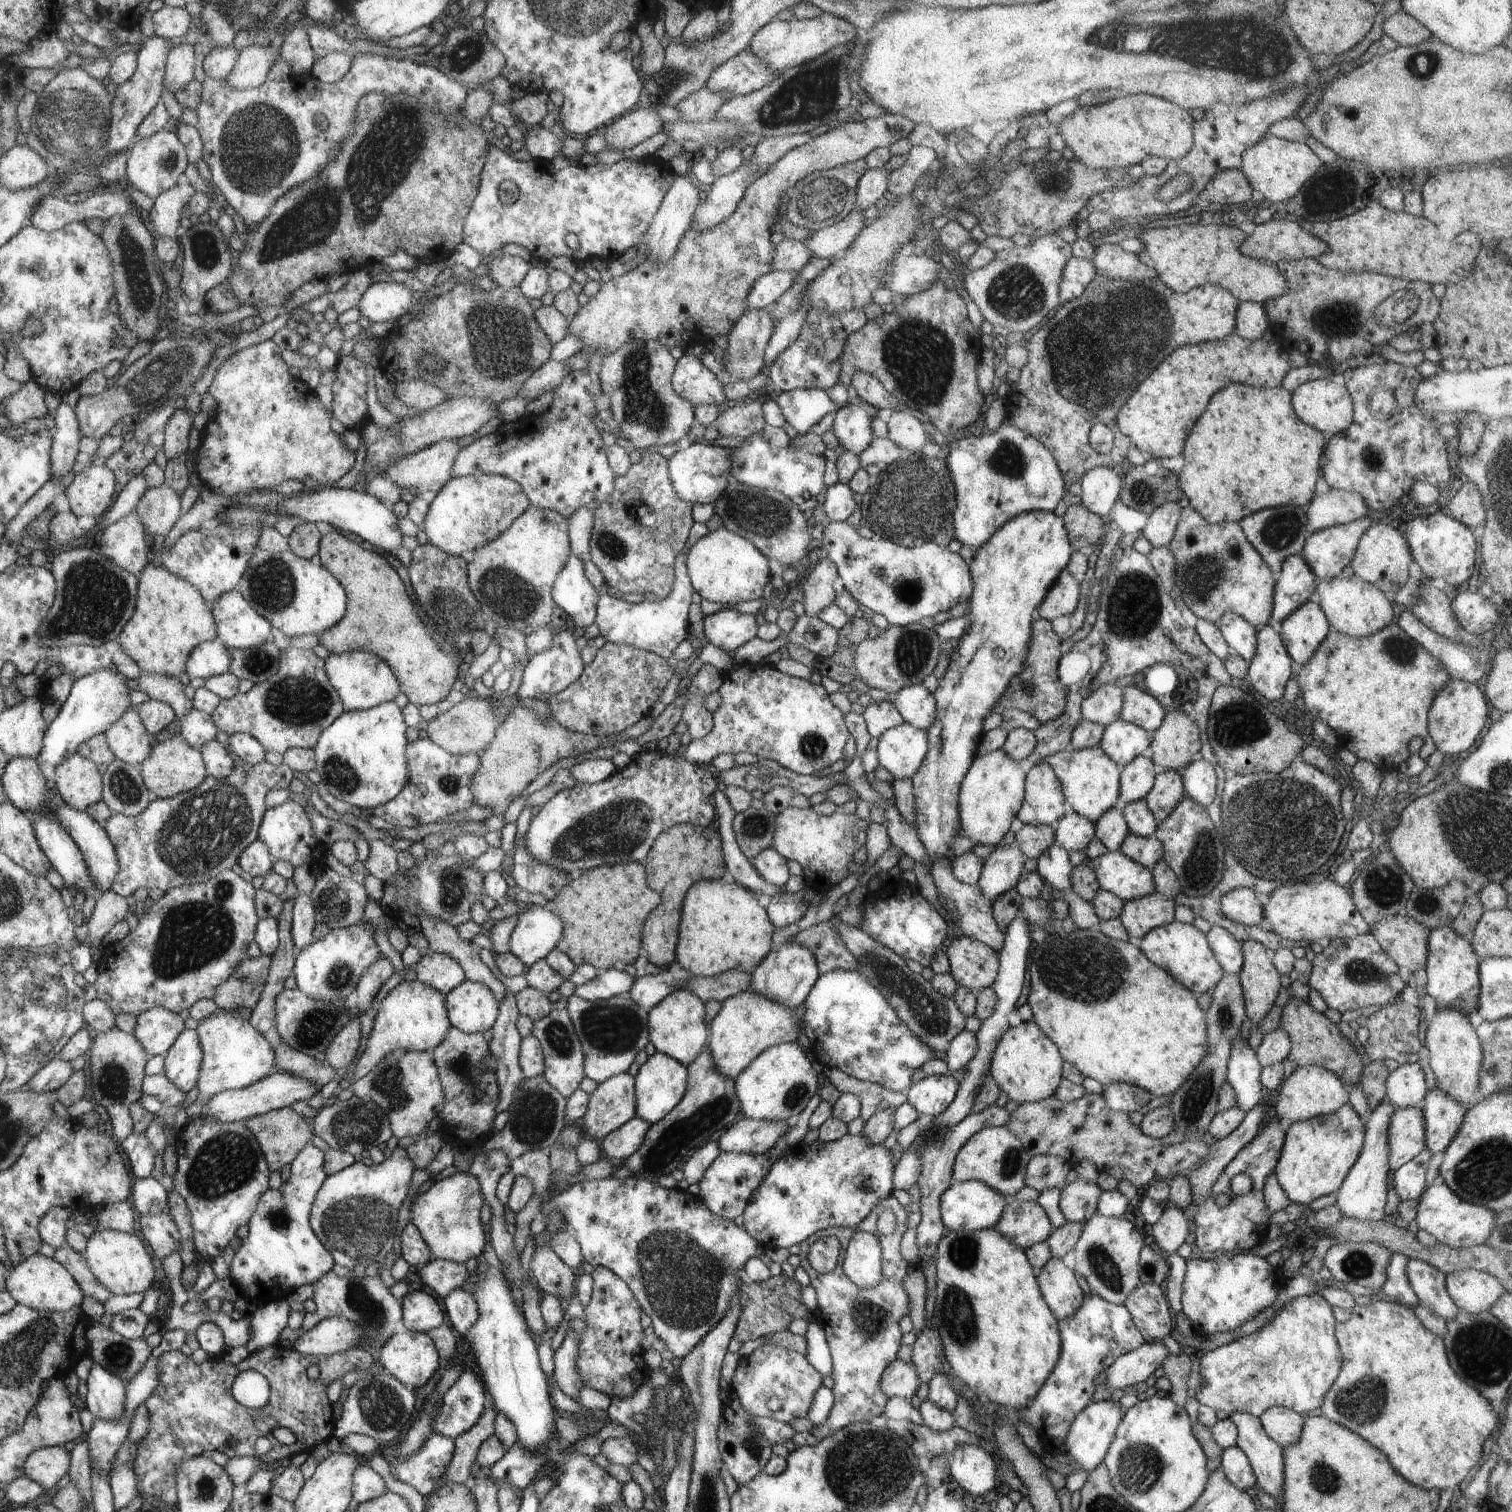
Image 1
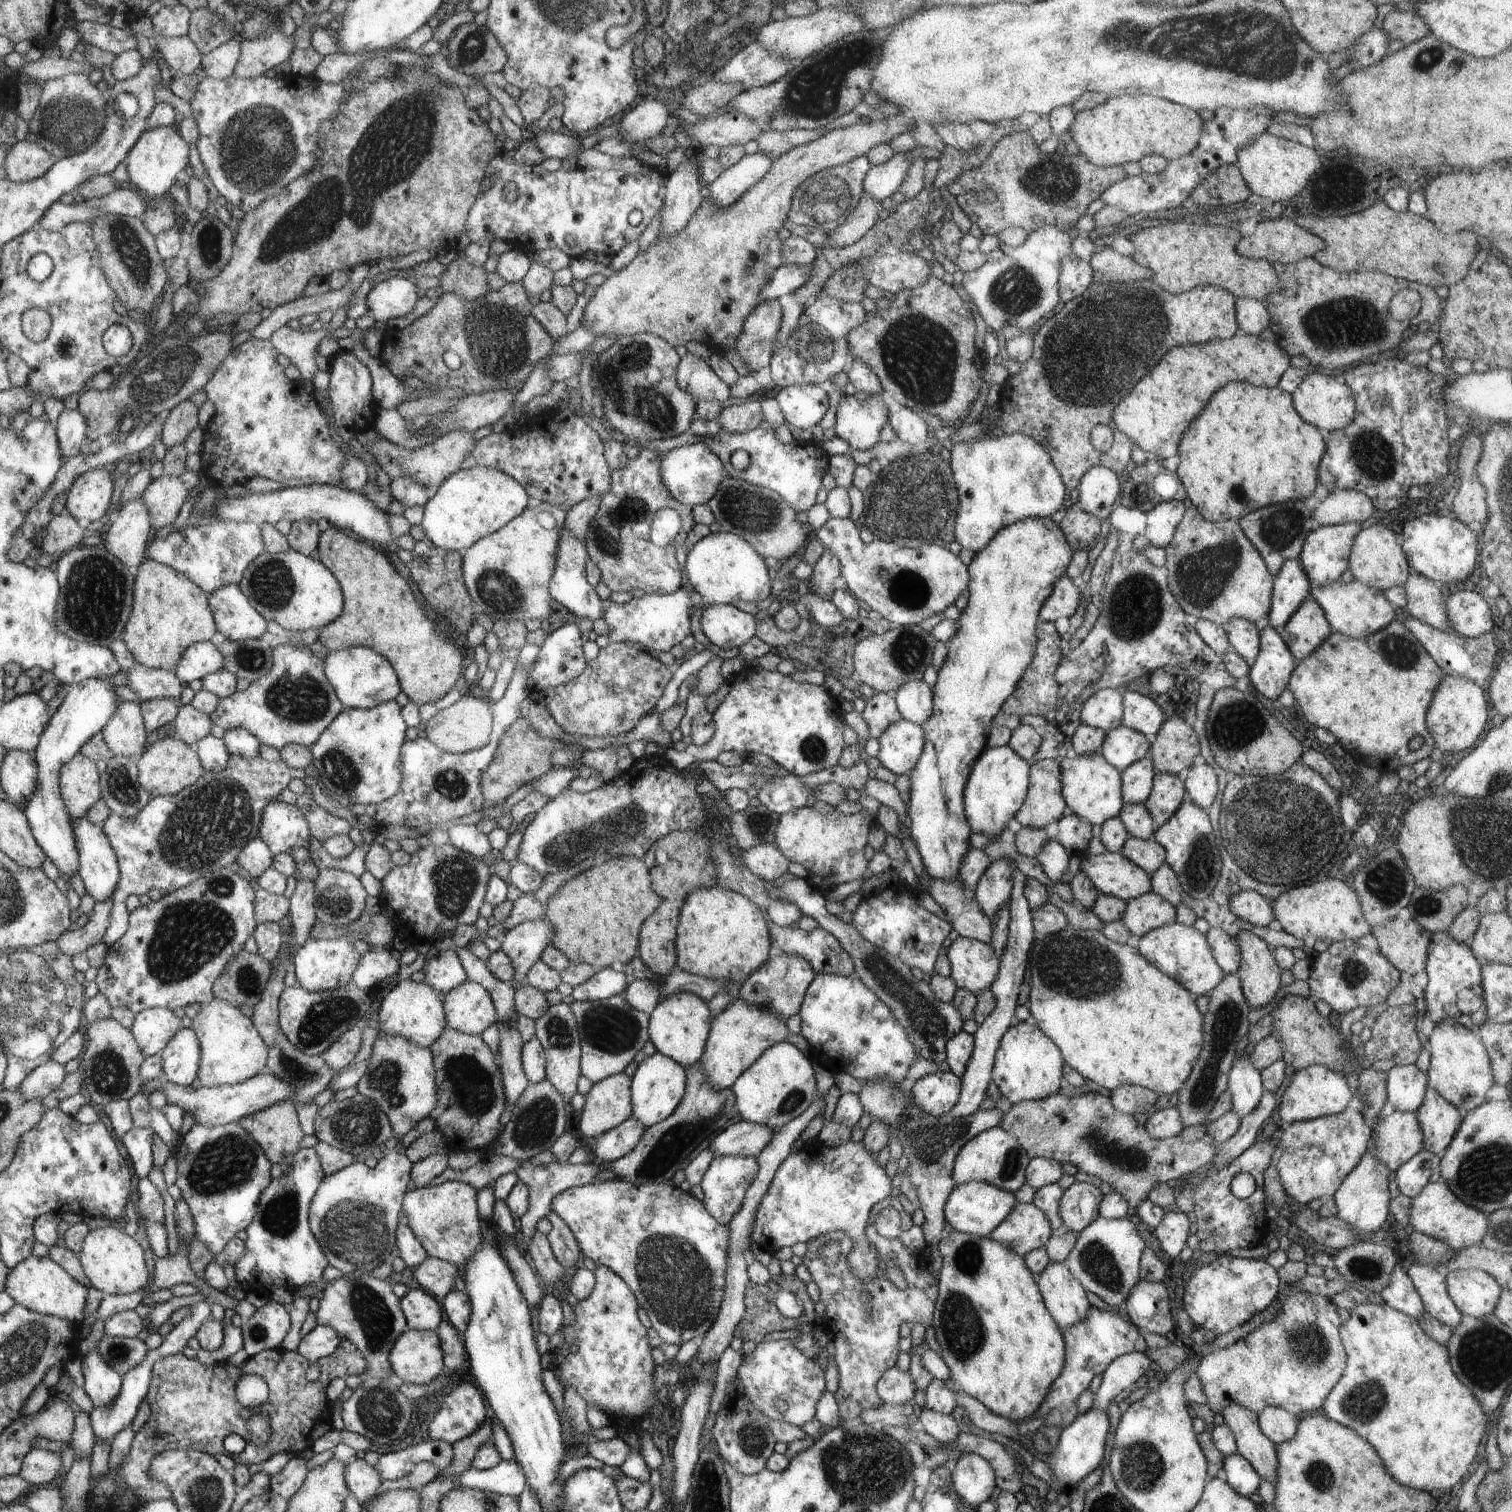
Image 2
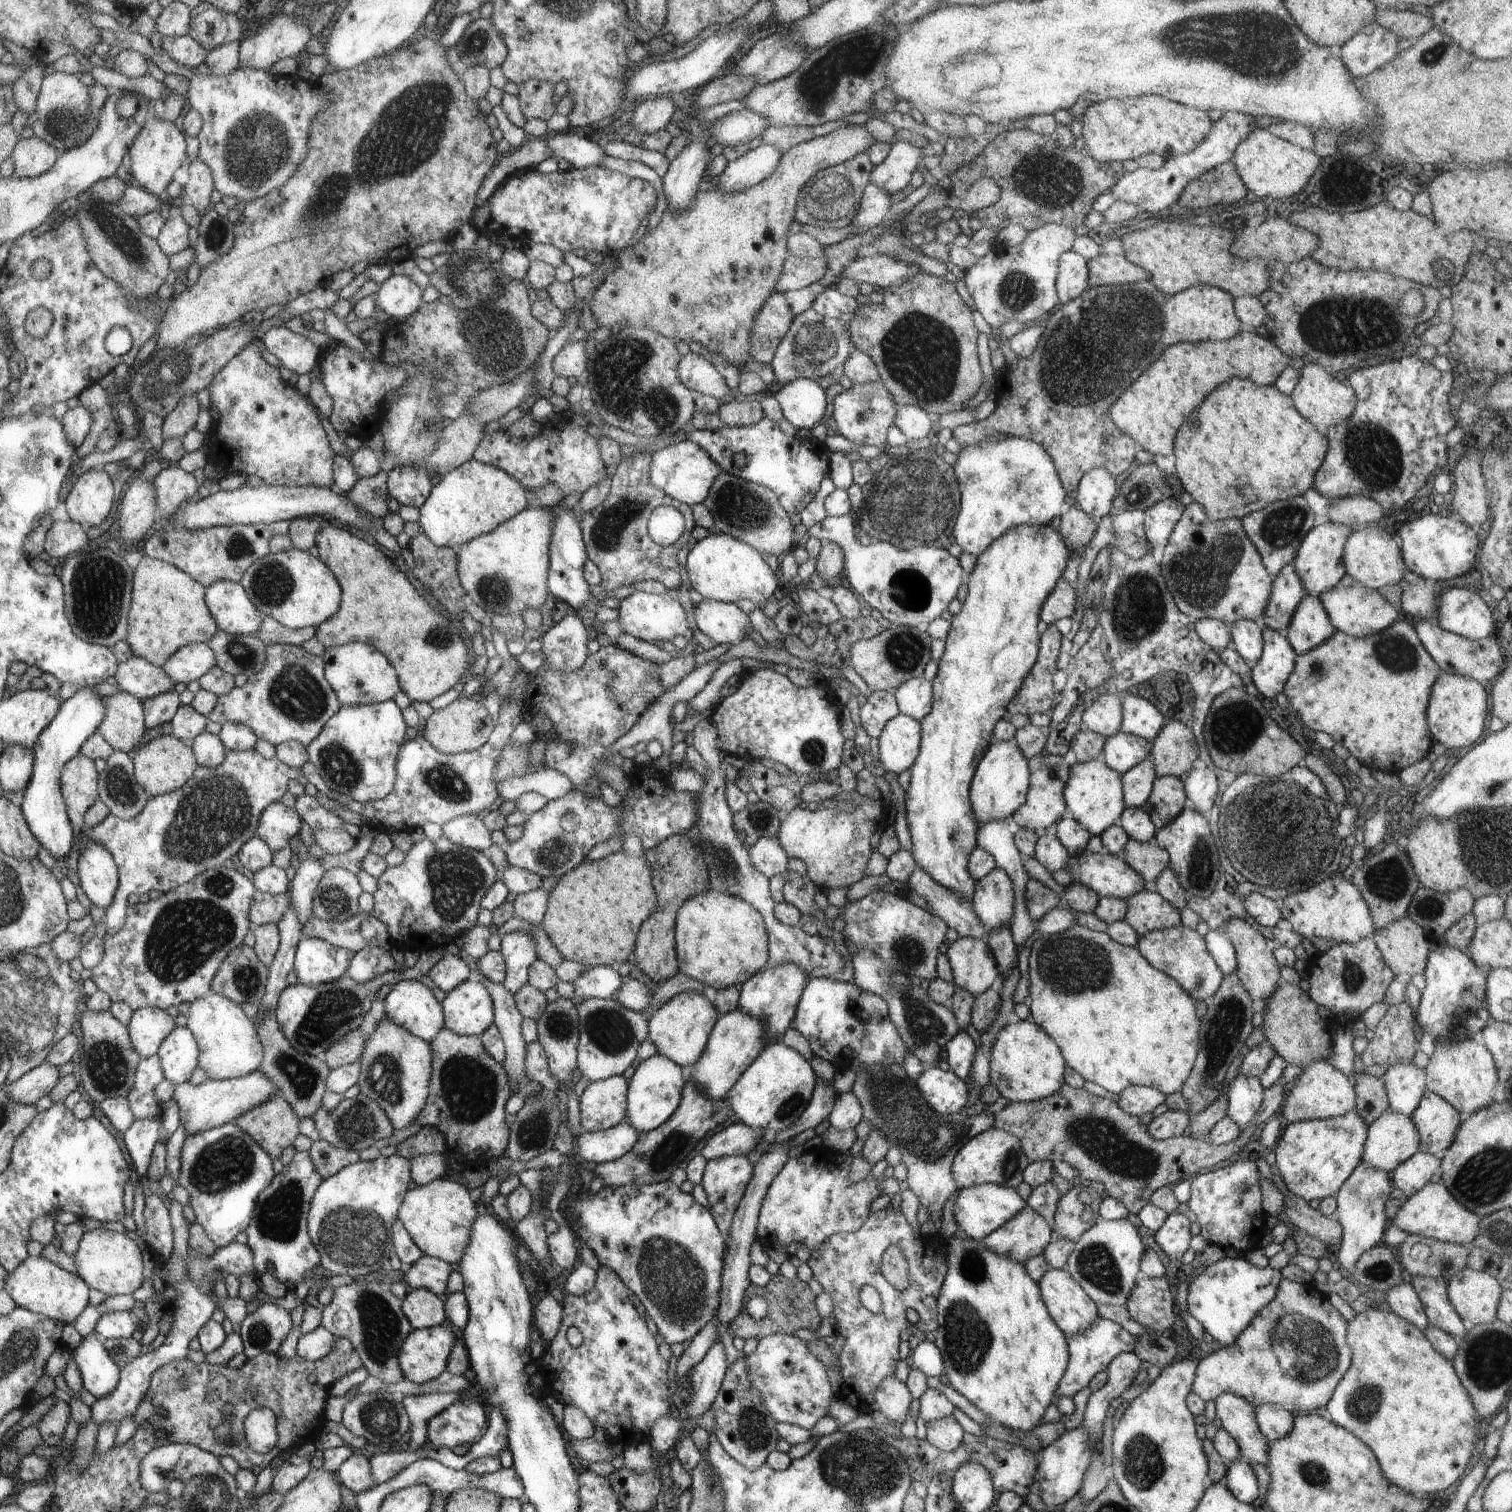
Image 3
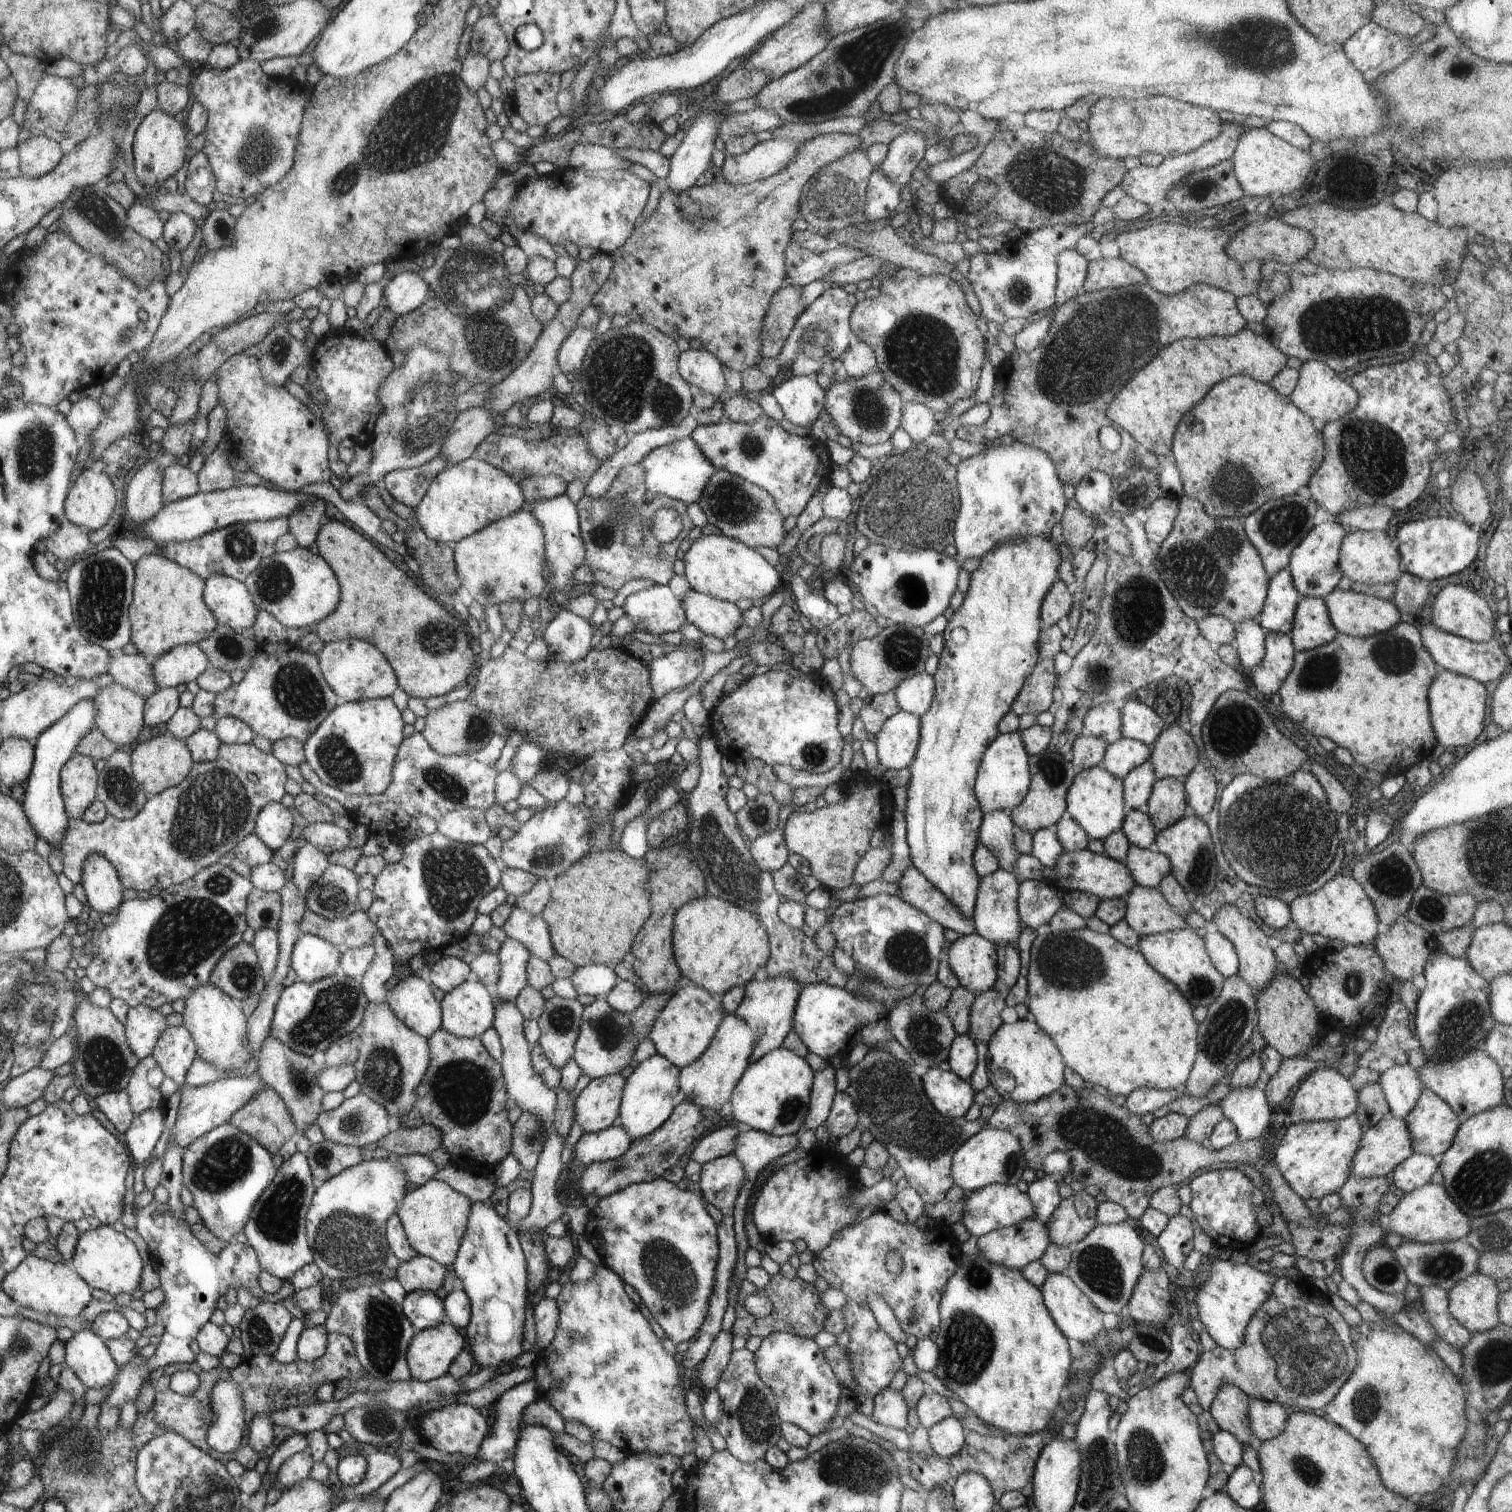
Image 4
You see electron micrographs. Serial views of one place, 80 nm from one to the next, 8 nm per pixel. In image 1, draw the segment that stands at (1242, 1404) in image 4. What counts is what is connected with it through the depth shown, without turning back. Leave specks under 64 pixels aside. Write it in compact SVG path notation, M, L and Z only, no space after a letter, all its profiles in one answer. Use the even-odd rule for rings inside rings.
M1232 1413L1229 1416L1234 1422L1238 1434L1237 1445L1244 1451L1248 1457L1250 1466L1256 1477L1256 1486L1262 1492L1266 1492L1268 1496L1272 1496L1276 1504L1282 1508L1283 1506L1283 1484L1285 1477L1284 1448L1275 1443L1264 1430L1263 1424L1259 1417L1248 1413Z

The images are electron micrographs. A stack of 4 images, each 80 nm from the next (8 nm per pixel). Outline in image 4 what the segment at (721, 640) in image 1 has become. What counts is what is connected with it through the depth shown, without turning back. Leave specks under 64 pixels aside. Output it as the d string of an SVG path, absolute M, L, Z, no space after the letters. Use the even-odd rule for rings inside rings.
M688 590L684 596L684 610L687 610L688 622L702 630L704 635L722 639L723 641L742 626L742 611L728 601Z

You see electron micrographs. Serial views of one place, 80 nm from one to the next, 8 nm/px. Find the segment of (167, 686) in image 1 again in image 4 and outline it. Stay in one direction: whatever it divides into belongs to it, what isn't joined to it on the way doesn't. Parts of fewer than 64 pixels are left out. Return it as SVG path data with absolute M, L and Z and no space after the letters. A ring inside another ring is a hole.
M122 651L112 653L111 657L108 674L117 684L130 688L145 698L160 690L152 678L152 658L139 653L128 656Z

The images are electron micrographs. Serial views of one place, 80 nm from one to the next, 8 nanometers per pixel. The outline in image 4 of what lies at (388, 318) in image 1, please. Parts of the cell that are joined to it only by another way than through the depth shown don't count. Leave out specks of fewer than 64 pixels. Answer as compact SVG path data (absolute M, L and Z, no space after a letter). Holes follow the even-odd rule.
M402 272L395 275L384 288L384 308L389 308L396 316L418 309L428 297L435 297L422 274Z

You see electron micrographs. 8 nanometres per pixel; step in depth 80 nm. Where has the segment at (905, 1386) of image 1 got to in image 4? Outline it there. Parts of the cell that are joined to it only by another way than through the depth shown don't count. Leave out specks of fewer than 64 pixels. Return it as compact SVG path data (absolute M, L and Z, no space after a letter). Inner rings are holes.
M884 1388L873 1398L871 1418L884 1426L904 1430L907 1427L907 1406L899 1389Z

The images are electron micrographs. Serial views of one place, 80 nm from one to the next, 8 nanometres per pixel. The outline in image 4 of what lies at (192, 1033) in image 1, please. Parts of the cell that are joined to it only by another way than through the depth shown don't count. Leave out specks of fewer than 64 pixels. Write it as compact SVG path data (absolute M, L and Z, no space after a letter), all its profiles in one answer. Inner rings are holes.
M168 1026L158 1038L151 1056L158 1060L167 1077L182 1086L186 1072L199 1054L194 1036L186 1027Z

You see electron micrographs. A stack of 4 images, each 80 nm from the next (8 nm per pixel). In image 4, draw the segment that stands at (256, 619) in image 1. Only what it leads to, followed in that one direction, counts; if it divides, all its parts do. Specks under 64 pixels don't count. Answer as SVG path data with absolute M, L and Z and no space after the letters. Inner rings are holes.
M212 574L205 583L204 603L220 624L230 626L235 632L255 626L259 609L255 606L246 583L224 574Z

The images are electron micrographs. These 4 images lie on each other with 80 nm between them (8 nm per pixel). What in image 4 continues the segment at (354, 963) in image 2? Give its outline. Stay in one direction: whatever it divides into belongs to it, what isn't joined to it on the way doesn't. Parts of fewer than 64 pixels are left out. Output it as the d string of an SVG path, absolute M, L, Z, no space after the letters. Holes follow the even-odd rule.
M302 933L290 956L291 967L298 976L296 981L314 983L333 975L340 963L340 950L318 936Z

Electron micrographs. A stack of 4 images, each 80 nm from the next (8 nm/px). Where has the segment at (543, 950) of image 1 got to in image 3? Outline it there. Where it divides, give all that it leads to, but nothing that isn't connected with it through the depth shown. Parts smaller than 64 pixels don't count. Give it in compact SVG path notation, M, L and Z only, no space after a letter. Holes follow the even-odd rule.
M510 932L502 937L502 948L499 952L507 966L507 977L502 986L510 994L516 994L527 984L531 966L538 959L535 939L526 932Z

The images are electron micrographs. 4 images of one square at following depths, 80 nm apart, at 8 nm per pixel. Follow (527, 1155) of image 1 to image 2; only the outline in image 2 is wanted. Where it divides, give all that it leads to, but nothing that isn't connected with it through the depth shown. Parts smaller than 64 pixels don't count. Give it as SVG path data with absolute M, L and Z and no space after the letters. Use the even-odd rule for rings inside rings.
M530 1161L520 1163L520 1166L515 1170L516 1176L530 1188L529 1209L526 1214L520 1217L521 1221L519 1226L522 1236L524 1236L523 1240L526 1246L531 1245L532 1239L537 1232L536 1224L538 1224L538 1220L547 1215L548 1208L550 1208L549 1204L552 1202L553 1196L572 1187L592 1184L594 1180L596 1180L596 1176L598 1176L604 1168L604 1165L597 1161L577 1165L571 1165L570 1163L558 1164L555 1162L532 1165Z

